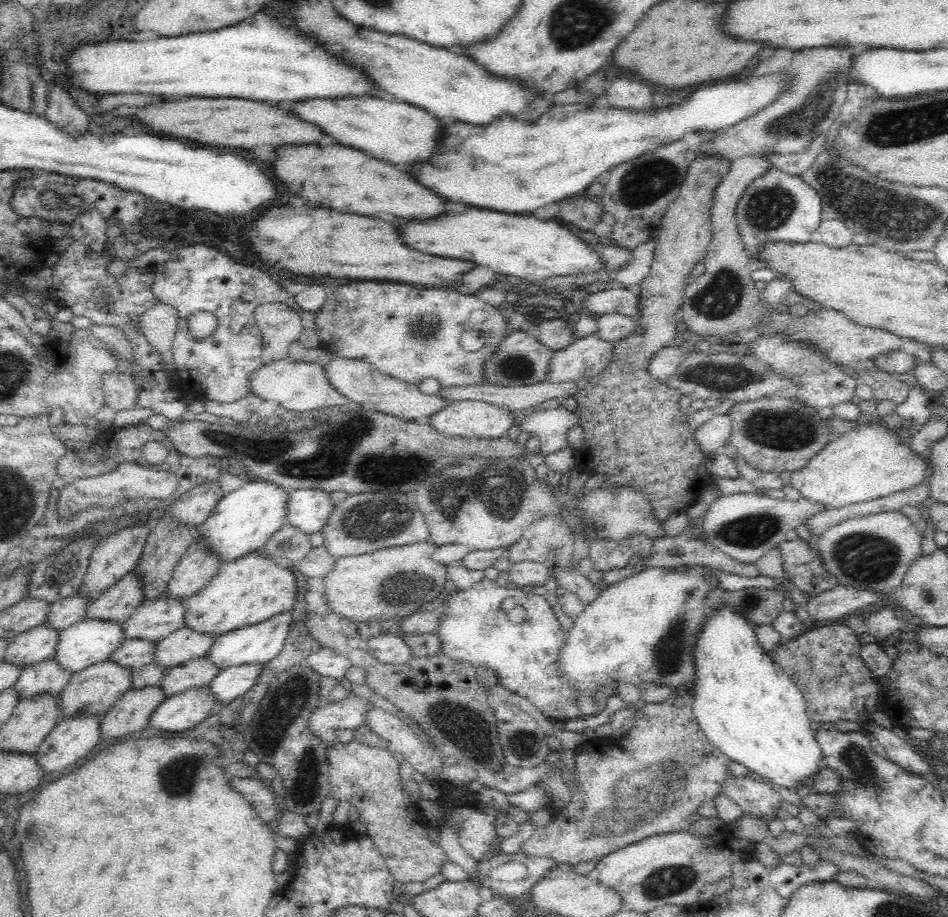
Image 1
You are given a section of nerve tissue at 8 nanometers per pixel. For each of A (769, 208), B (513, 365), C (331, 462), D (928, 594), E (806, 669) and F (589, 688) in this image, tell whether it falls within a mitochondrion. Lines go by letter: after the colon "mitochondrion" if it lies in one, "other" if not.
A: mitochondrion
B: mitochondrion
C: mitochondrion
D: mitochondrion
E: other
F: other

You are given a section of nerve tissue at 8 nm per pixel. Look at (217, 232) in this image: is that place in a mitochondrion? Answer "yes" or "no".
no

